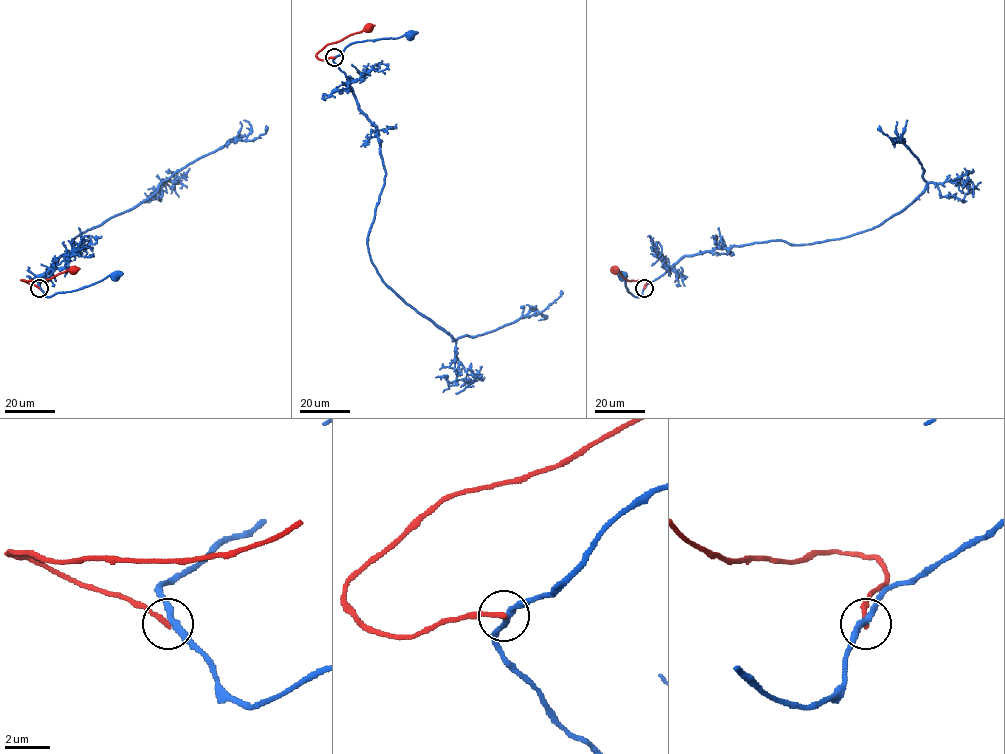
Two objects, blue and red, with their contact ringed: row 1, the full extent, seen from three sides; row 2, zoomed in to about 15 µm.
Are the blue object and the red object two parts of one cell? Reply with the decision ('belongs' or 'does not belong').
does not belong

